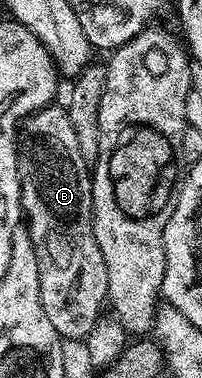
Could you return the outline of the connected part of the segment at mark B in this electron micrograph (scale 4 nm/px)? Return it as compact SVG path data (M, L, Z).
M58 103L45 105L43 109L36 110L22 122L18 144L18 174L20 174L20 187L22 188L22 212L26 230L30 232L32 247L36 247L36 259L40 263L40 299L44 303L44 312L47 313L52 327L56 327L56 331L67 342L81 342L96 327L99 317L103 316L104 306L108 301L106 295L108 291L108 271L104 267L104 255L100 255L100 247L96 243L96 235L94 234L94 208L92 207L92 187L90 186L92 169L84 159L84 155L80 155L80 143L76 143L76 131L72 131L72 119L69 112L63 106L61 109Z

